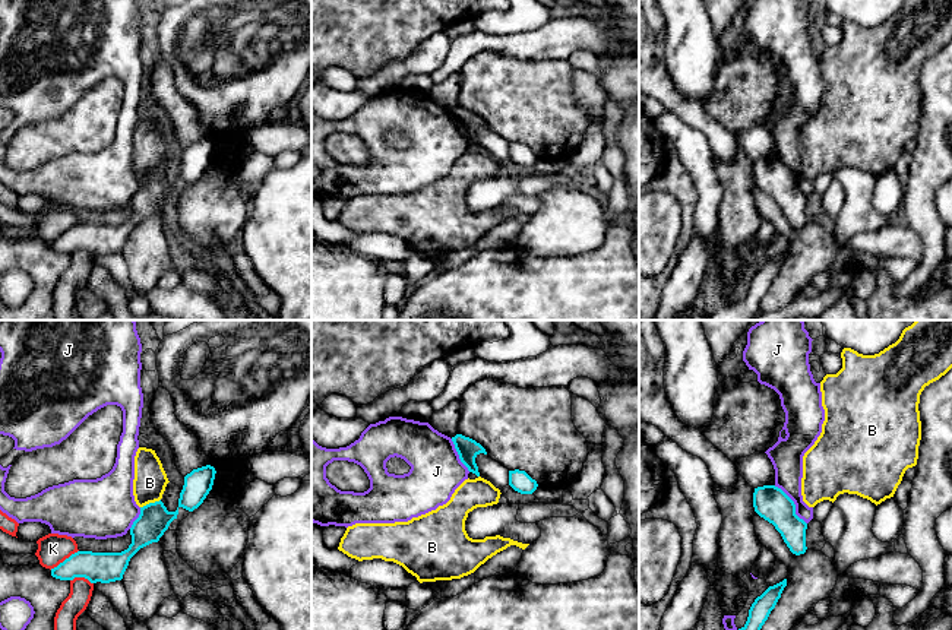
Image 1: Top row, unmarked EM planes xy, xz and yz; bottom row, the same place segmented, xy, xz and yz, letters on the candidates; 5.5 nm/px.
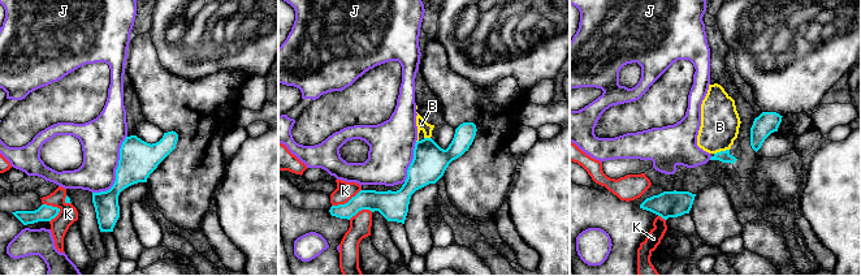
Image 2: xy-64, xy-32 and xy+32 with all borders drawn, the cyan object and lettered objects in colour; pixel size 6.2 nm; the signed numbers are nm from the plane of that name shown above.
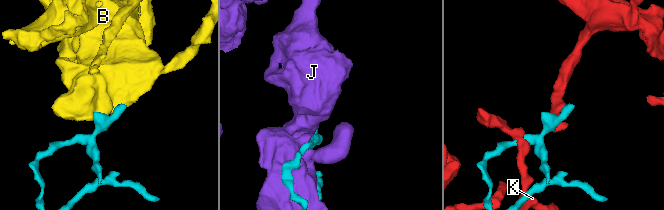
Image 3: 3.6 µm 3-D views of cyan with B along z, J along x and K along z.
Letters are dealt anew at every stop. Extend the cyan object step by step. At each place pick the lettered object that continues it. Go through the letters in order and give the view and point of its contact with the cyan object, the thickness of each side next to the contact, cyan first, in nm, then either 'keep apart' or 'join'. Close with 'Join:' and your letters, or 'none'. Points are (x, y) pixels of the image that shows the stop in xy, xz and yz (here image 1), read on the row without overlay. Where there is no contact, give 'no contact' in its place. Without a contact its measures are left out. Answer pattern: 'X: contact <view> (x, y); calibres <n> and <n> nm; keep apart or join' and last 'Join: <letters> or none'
B: contact xy (149, 176); calibres 170 and 180 nm; keep apart
J: contact yz (793, 176); calibres 190 and 170 nm; keep apart
K: contact xy (65, 233); calibres 170 and 170 nm; keep apart
Join: none

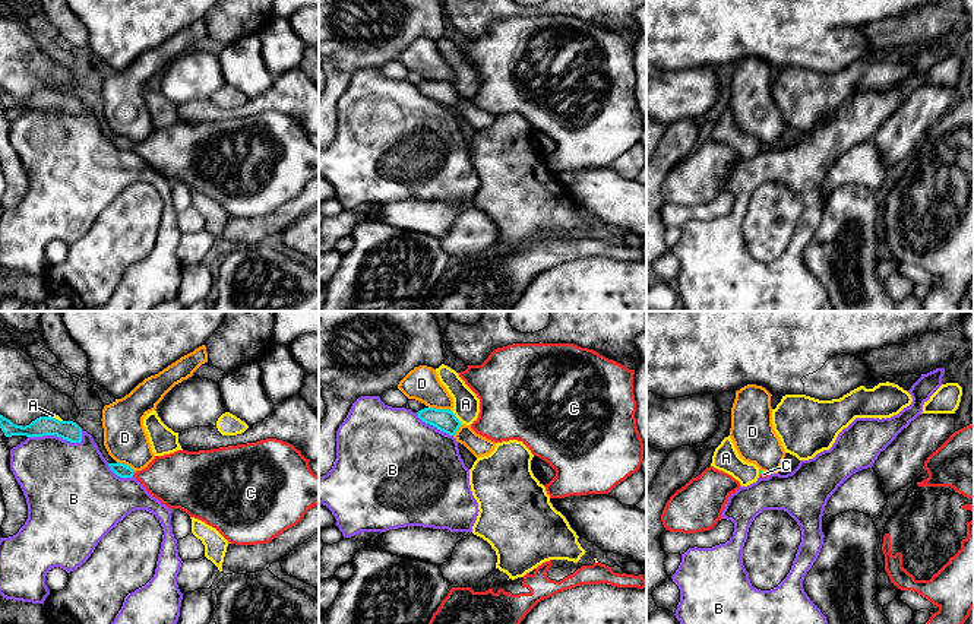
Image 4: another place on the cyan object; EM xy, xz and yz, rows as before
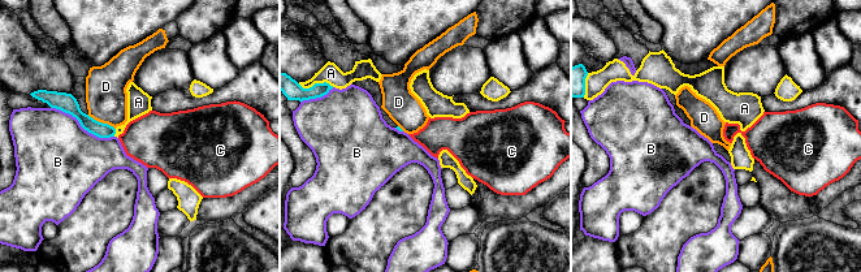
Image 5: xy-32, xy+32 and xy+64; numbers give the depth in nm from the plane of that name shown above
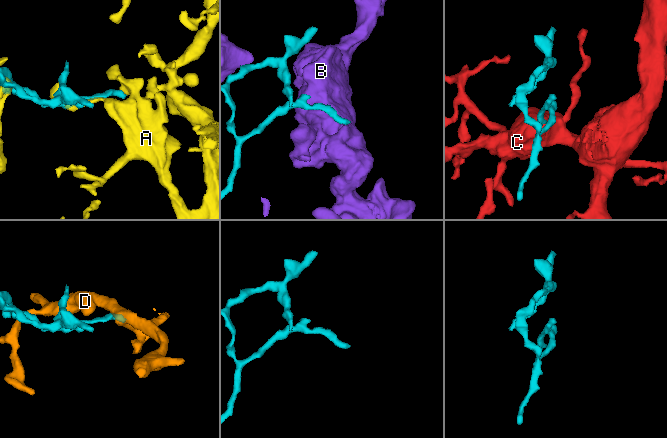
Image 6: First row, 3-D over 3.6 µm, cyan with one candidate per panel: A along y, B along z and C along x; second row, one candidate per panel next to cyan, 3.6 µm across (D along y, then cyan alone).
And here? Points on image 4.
A: contact xz (455, 89); calibres 120 and 140 nm; keep apart
B: contact xy (59, 108); calibres 110 and 440 nm; keep apart
C: contact xy (133, 146); calibres 80 and 300 nm; join
D: contact xz (440, 82); calibres 120 and 190 nm; keep apart
Join: C

